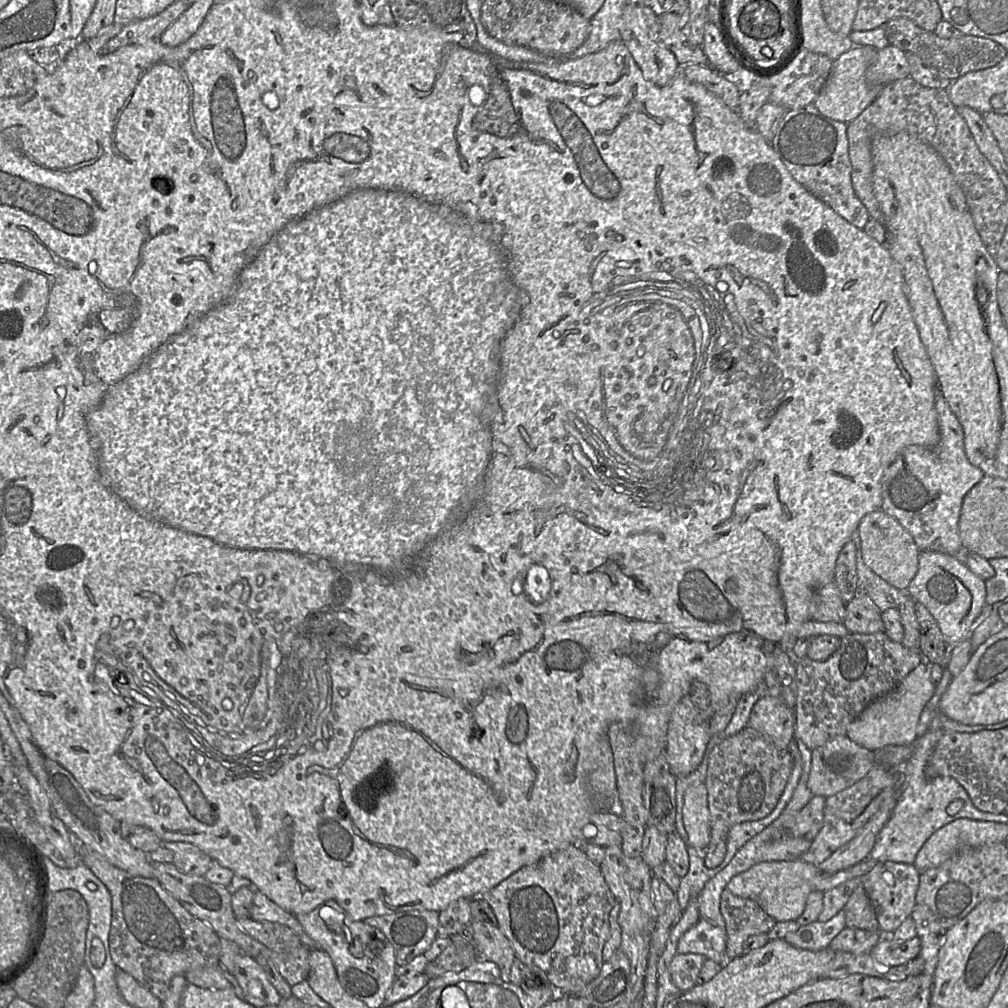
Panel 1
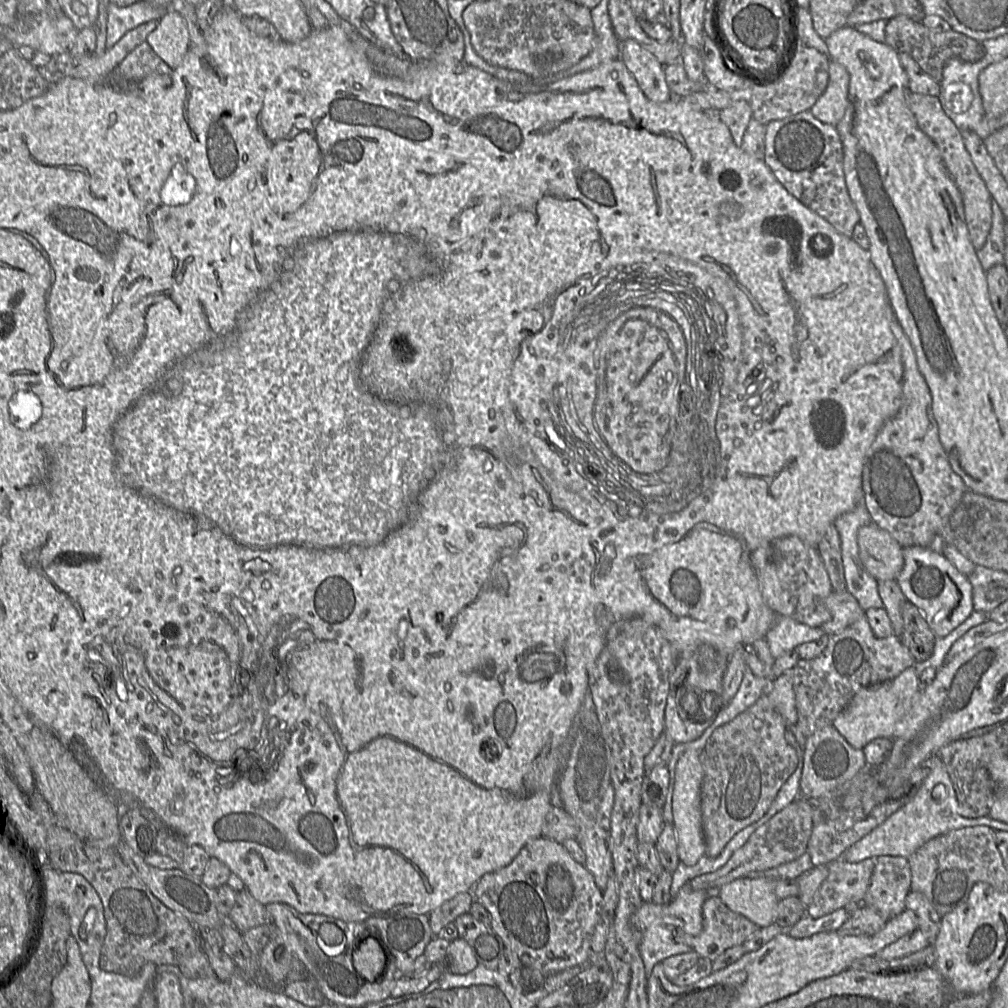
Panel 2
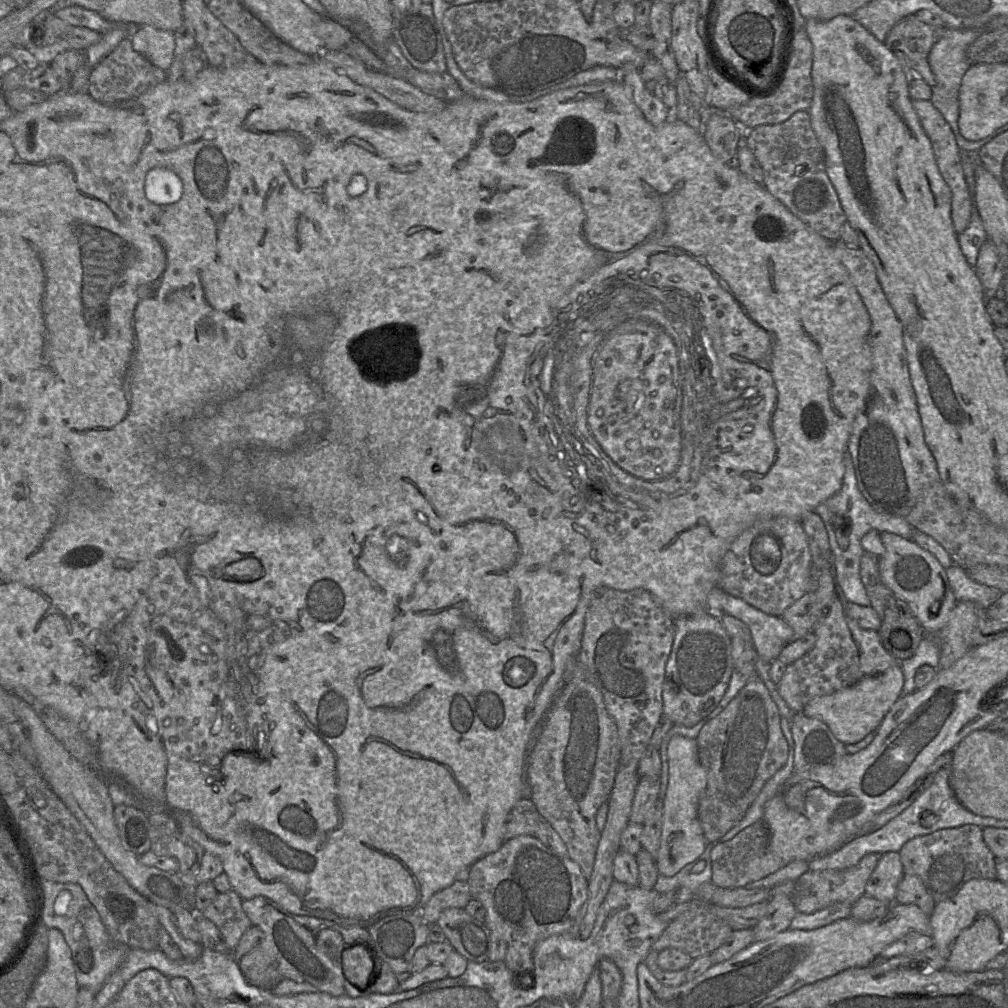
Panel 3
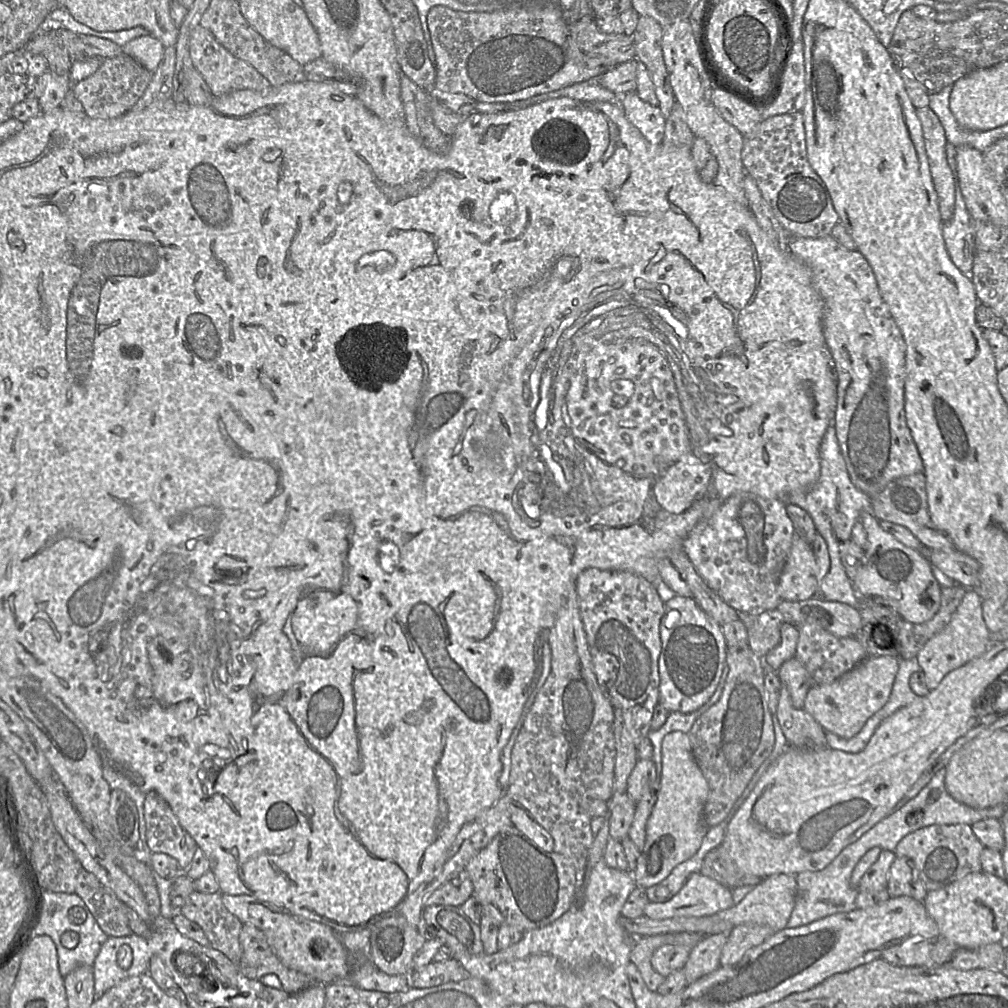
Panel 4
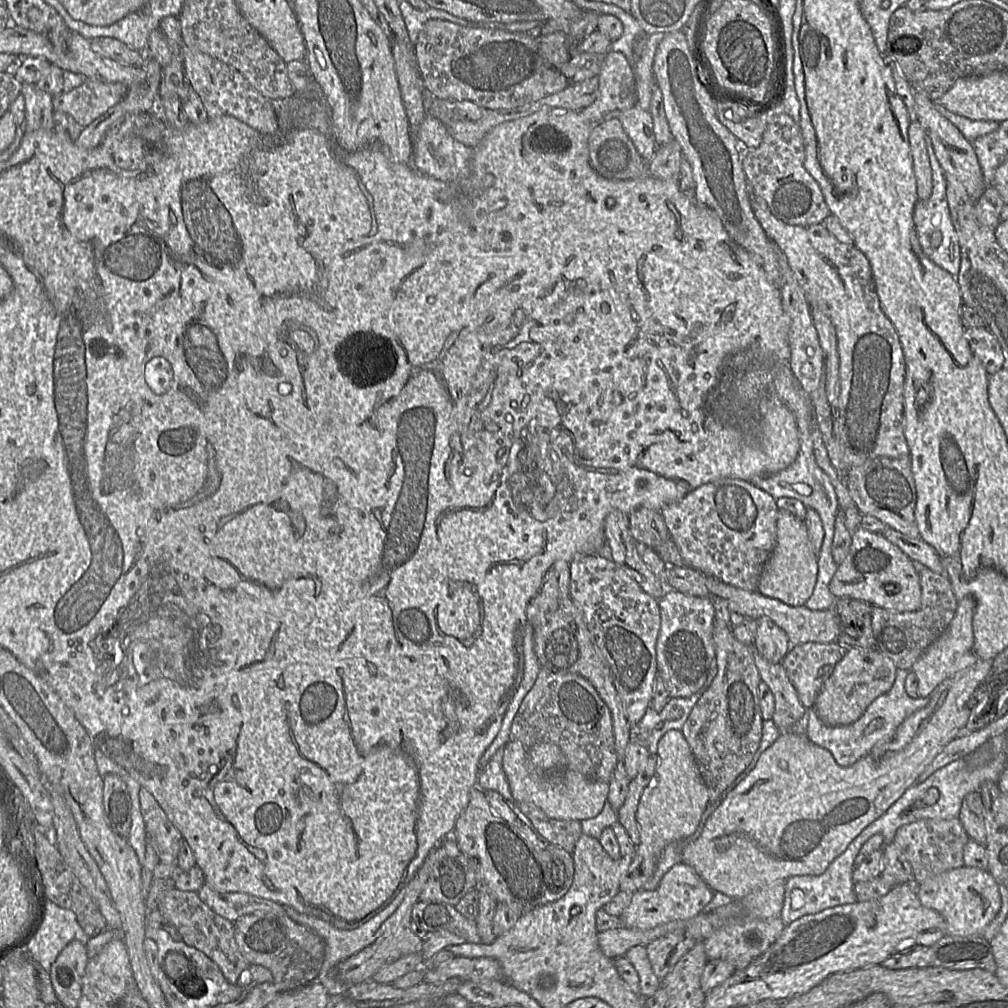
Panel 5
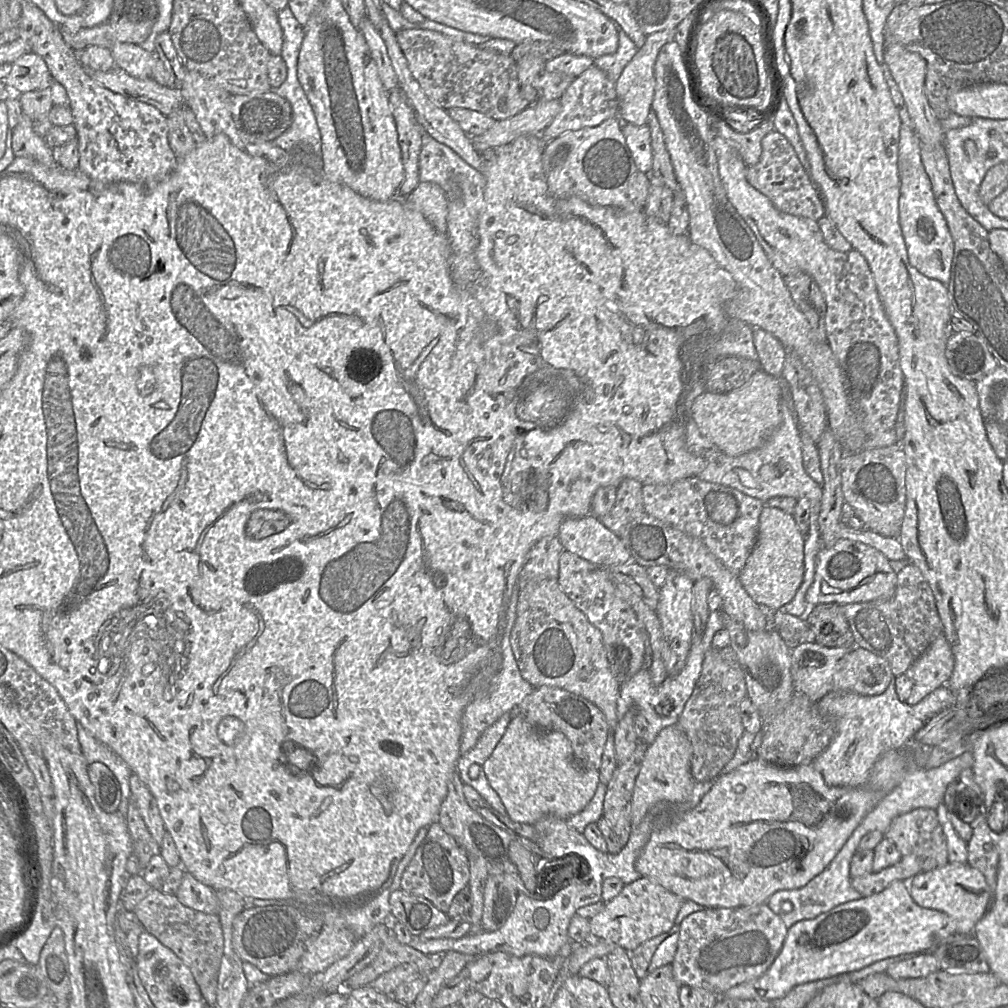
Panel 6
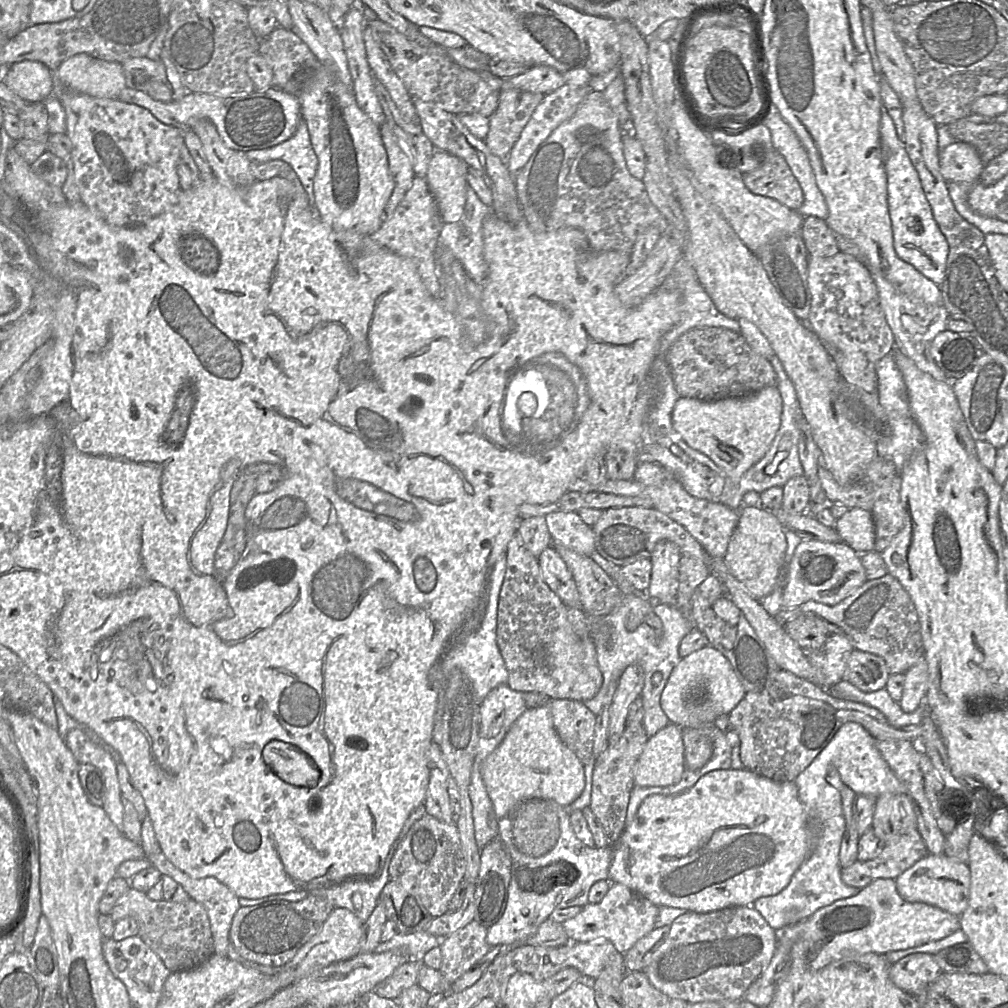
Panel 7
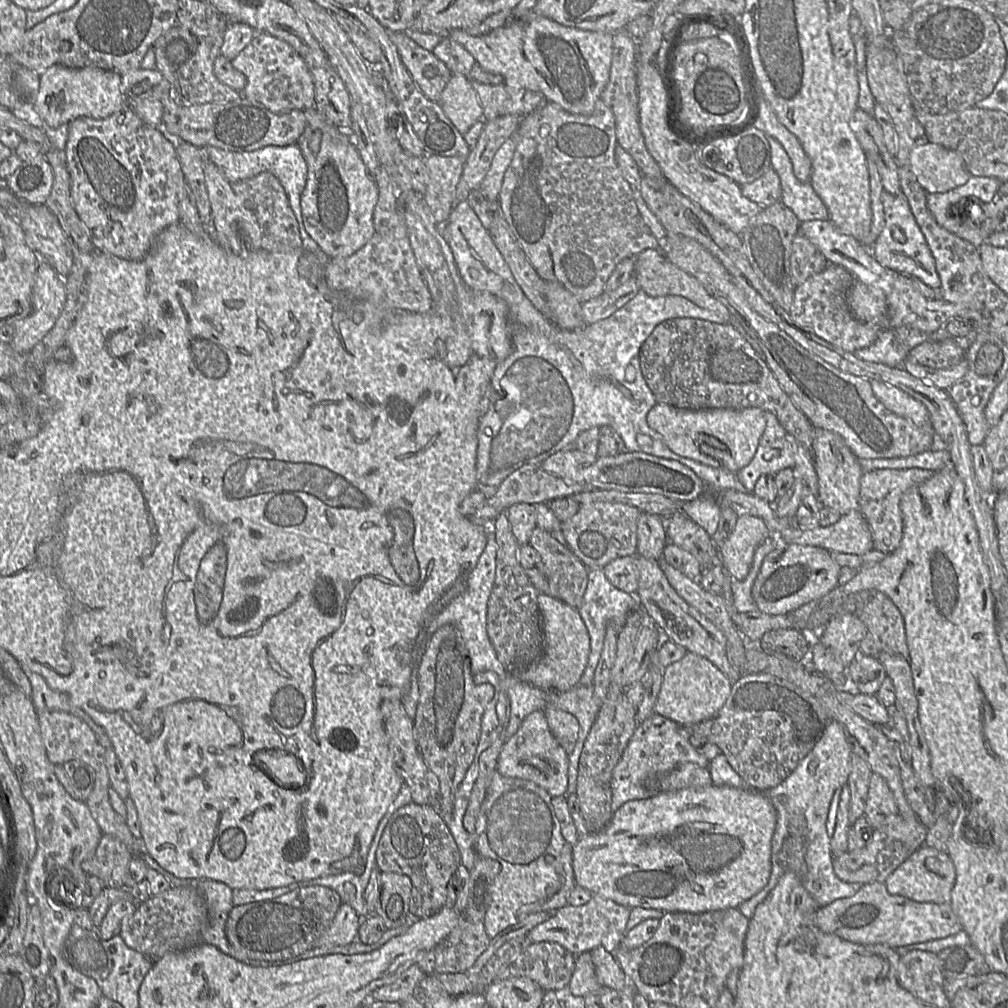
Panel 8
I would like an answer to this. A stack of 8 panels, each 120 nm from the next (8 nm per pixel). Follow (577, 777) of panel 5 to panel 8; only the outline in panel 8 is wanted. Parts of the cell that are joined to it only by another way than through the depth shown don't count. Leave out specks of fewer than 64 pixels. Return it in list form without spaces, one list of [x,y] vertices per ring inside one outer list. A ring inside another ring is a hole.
[[[534,711],[504,744],[497,760],[496,770],[503,776],[531,781],[552,797],[565,797],[568,789],[569,758],[551,733],[544,711]]]

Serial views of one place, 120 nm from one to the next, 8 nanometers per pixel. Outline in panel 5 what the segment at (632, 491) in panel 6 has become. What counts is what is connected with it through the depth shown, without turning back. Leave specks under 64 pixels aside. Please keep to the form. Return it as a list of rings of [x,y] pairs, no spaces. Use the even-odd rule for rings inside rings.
[[[641,507],[628,515],[629,530],[637,542],[643,542],[651,548],[672,539],[660,512]]]

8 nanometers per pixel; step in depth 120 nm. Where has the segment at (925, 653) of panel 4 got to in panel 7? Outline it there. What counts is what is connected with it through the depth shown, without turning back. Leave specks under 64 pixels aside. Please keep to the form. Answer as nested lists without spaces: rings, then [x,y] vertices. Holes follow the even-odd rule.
[[[924,659],[920,660],[909,668],[904,676],[903,694],[899,705],[905,713],[912,713],[924,703],[931,684],[927,662]]]

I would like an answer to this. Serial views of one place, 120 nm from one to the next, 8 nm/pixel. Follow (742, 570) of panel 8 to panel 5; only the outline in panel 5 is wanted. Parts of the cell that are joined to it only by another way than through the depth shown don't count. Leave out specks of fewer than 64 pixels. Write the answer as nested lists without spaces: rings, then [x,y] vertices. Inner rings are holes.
[[[786,510],[777,515],[777,540],[761,573],[757,591],[790,606],[803,606],[811,597],[818,575],[818,559],[803,521]]]

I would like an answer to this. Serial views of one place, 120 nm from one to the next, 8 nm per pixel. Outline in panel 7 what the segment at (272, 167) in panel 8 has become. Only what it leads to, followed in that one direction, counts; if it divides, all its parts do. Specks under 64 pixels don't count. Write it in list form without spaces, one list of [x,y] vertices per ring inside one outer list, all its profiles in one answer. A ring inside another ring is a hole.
[[[301,120],[295,133],[286,141],[272,147],[244,151],[246,157],[254,163],[283,160],[288,163],[304,189],[313,195],[313,184],[318,167],[318,158],[310,141],[308,126]]]

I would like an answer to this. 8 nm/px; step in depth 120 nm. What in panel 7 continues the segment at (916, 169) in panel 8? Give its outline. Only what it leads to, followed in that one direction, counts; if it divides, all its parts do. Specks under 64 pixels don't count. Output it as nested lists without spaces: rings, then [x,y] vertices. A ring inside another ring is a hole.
[[[965,142],[940,150],[939,163],[946,182],[977,182],[985,166],[976,149]]]

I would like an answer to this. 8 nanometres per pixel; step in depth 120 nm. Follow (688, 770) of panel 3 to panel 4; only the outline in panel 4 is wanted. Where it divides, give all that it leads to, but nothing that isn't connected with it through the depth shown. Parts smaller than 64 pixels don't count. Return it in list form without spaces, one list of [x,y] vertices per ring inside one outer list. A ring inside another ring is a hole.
[[[681,731],[668,733],[662,741],[662,776],[657,800],[646,824],[645,845],[640,852],[635,869],[631,872],[637,887],[647,889],[658,884],[677,865],[696,854],[708,829],[703,817],[708,793],[707,780],[694,758],[688,735]]]

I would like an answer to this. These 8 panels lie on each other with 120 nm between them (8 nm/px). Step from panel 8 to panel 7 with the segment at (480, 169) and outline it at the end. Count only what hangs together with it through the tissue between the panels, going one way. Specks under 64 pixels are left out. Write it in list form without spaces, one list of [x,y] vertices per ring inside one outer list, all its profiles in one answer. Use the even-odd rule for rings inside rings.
[[[516,89],[501,92],[498,107],[489,118],[489,132],[484,139],[492,154],[501,159],[507,158],[544,96]]]

